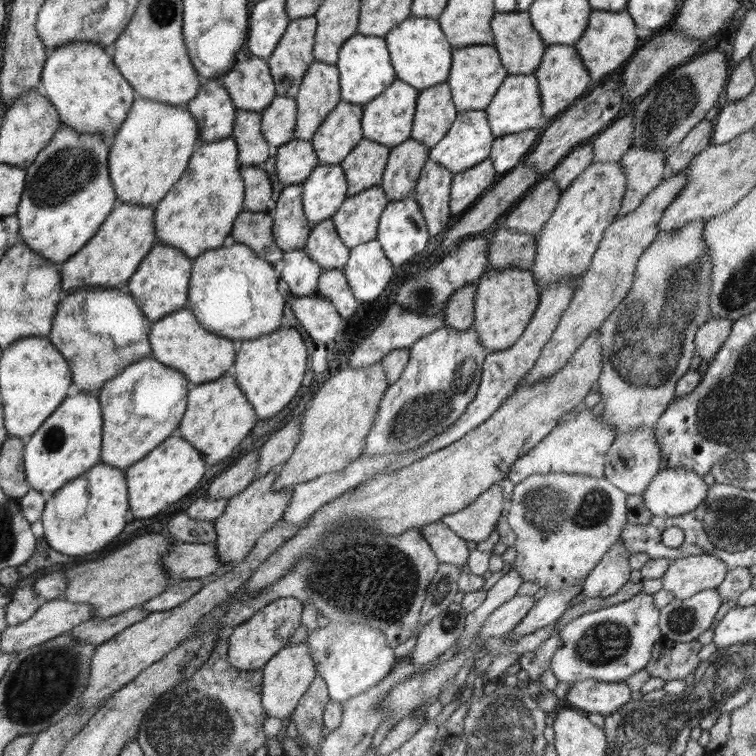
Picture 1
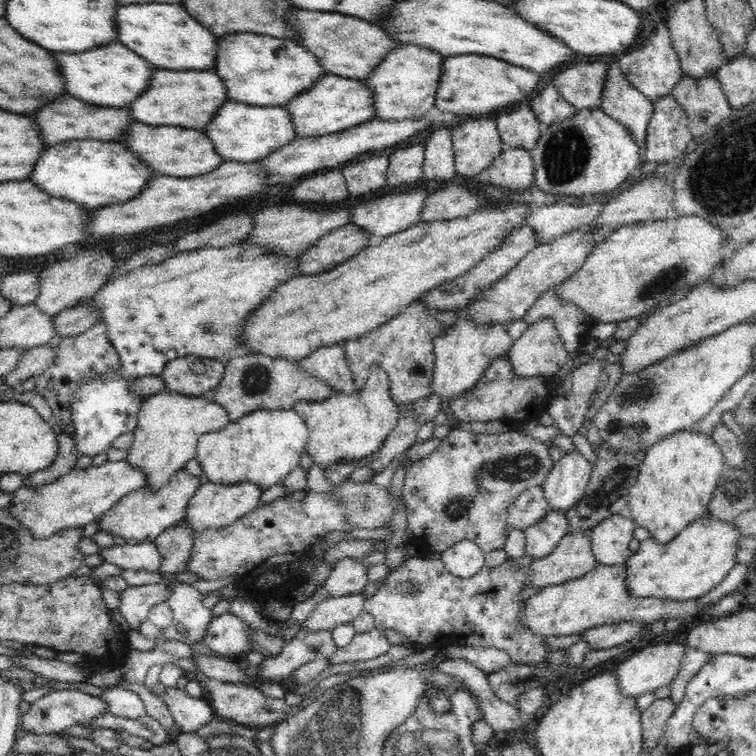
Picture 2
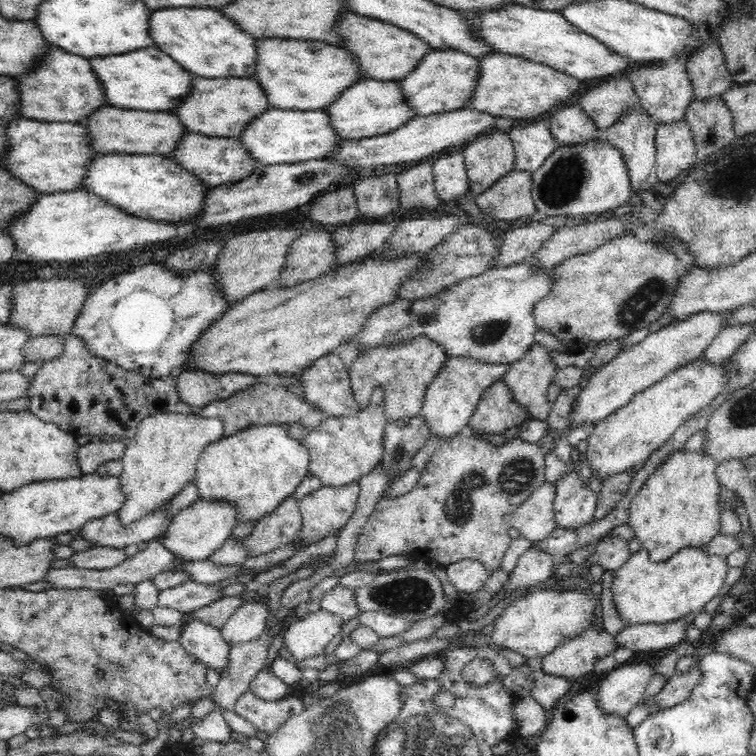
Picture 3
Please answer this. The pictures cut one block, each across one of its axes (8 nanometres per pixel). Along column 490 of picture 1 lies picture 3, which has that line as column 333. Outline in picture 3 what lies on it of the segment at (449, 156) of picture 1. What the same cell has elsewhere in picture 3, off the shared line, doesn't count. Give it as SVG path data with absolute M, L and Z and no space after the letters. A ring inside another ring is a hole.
M273 107L262 112L262 116L256 116L237 138L246 152L262 165L326 159L346 140L337 135L330 125L330 115L322 109L300 111Z

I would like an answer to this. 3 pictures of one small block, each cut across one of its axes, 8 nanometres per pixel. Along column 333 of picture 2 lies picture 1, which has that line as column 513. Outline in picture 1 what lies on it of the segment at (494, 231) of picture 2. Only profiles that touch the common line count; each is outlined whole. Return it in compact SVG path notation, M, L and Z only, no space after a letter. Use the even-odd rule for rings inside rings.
M487 268L478 279L474 299L474 324L480 344L492 353L506 350L520 338L539 303L539 287L530 270Z

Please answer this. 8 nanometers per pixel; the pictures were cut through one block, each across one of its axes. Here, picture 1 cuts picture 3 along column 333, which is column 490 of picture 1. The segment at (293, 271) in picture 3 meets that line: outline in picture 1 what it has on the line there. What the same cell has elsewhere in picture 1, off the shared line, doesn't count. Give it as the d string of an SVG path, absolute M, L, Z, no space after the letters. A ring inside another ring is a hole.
M500 226L488 241L488 267L530 270L536 254L536 238Z

